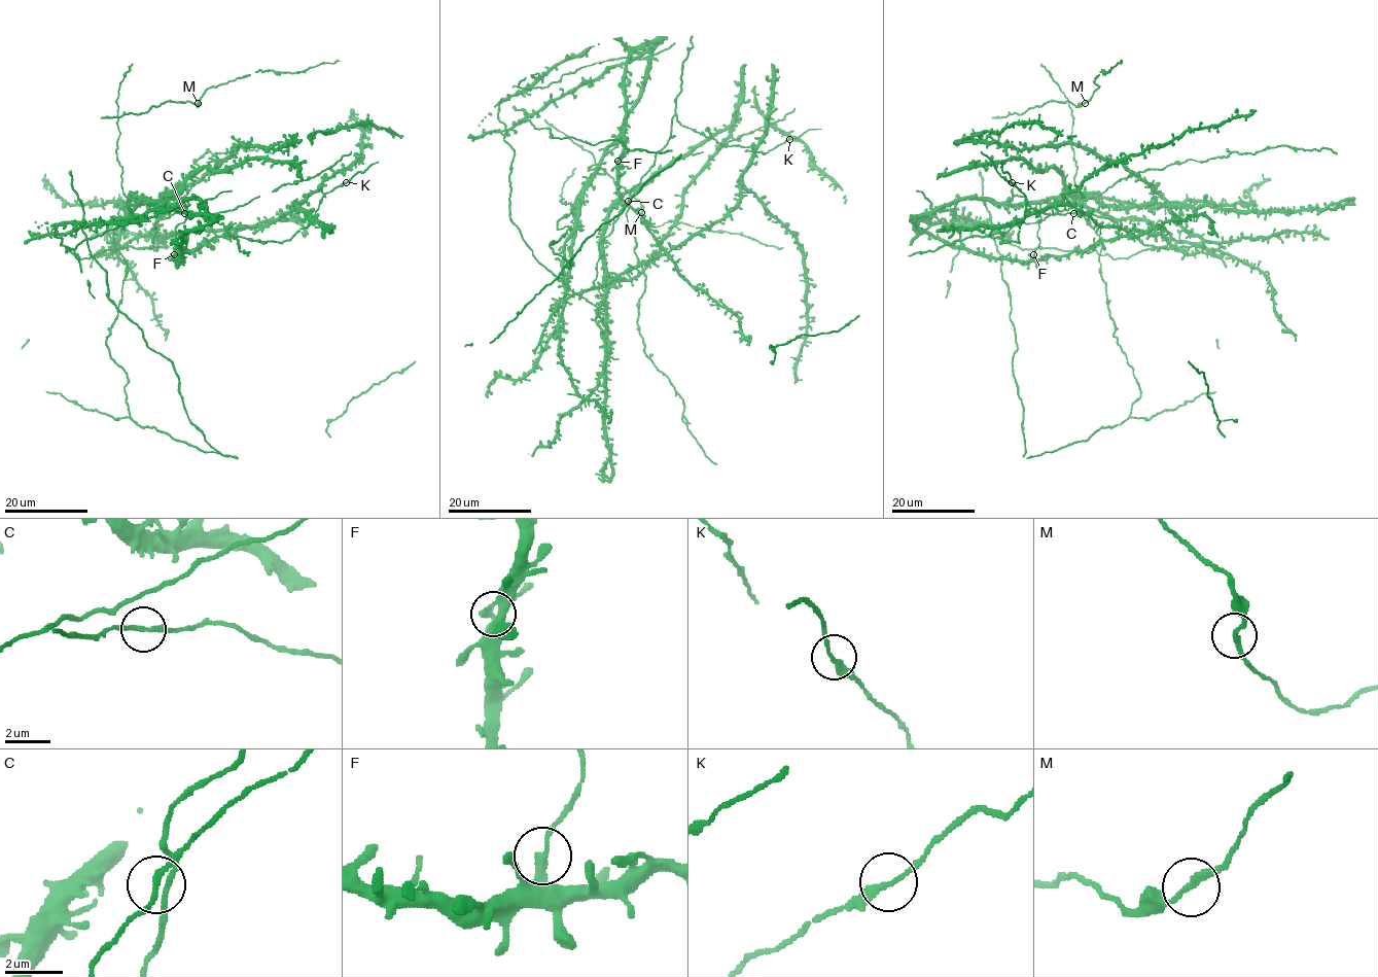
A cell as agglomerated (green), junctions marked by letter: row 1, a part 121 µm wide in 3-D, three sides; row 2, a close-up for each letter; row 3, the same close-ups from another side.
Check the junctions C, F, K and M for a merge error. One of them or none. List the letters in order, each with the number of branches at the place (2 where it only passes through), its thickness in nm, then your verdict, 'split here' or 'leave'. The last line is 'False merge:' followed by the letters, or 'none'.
C: 2 | 190 nm | leave
F: 2 | 190 nm | split here
K: 2 | 190 nm | leave
M: 2 | 180 nm | leave
False merge: F

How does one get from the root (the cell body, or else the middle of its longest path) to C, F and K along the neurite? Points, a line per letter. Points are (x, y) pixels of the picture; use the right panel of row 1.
C: (1092, 219), (1072, 205), (1046, 206), (1025, 218), (1019, 243), (988, 236), (1058, 211), (1072, 213)
F: (1092, 219), (1100, 227), (1122, 228), (1127, 233), (1063, 255), (1034, 258), (1034, 254)
K: (1092, 219), (1072, 205), (1046, 206), (1025, 216), (1026, 196), (1012, 182)

